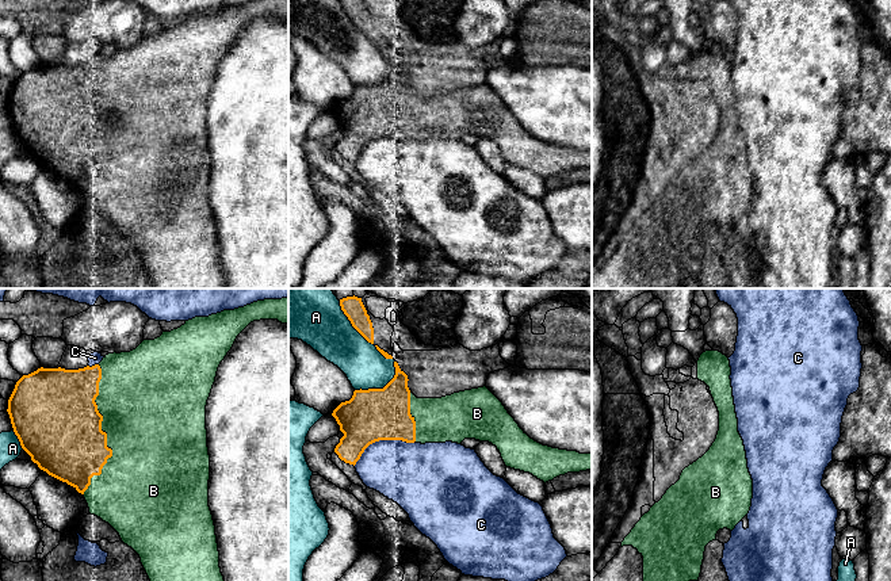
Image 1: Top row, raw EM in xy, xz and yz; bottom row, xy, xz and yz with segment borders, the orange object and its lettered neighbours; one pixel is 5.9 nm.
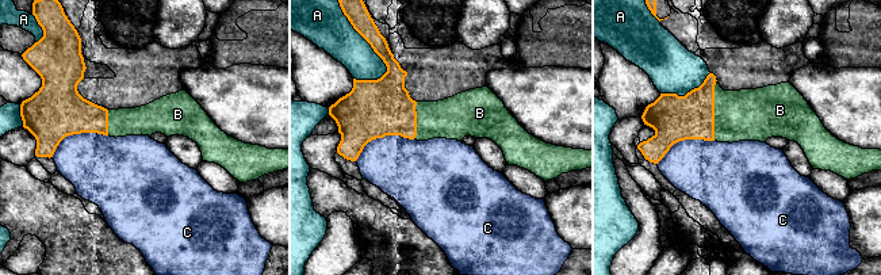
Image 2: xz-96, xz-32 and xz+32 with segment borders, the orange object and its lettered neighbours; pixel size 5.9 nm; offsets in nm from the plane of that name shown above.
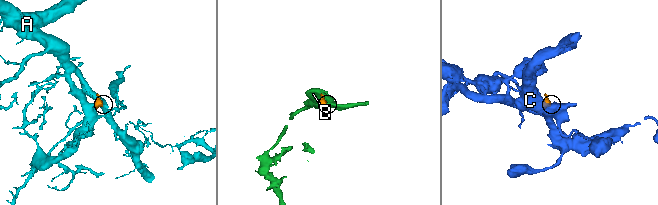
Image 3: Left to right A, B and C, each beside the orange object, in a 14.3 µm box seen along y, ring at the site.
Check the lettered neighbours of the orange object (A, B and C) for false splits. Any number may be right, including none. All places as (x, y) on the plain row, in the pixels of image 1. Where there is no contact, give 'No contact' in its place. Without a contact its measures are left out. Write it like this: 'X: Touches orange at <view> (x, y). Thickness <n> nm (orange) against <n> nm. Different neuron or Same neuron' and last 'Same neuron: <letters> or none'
A: Touches orange at xz (362, 31). Thickness 120 nm (orange) against 280 nm. Different neuron
B: Touches orange at xy (104, 129). Thickness 460 nm (orange) against 480 nm. Same neuron
C: Touches orange at xz (382, 136). Thickness 320 nm (orange) against 360 nm. Different neuron
Same neuron: B

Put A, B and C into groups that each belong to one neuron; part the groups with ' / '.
A / B / C

